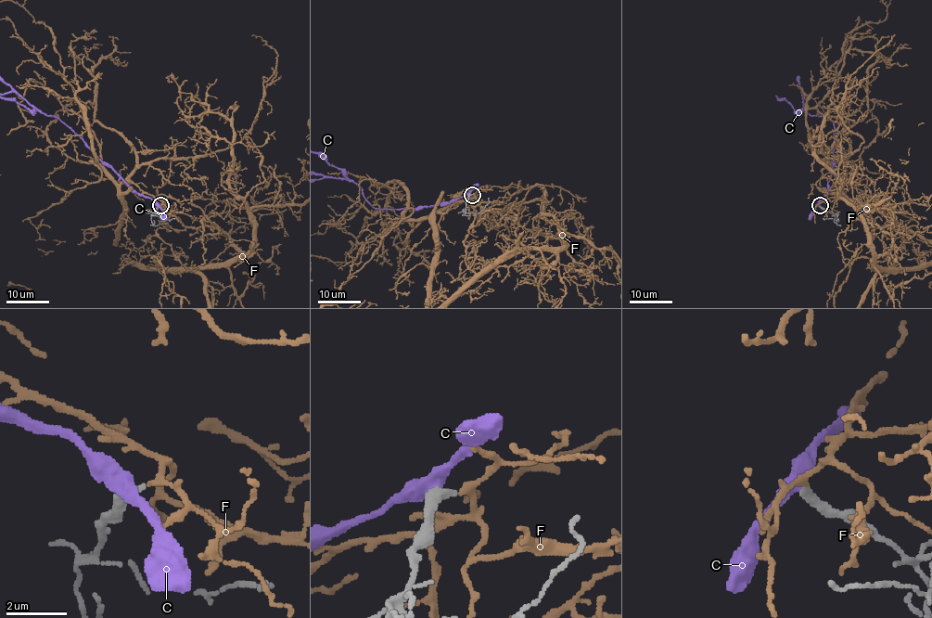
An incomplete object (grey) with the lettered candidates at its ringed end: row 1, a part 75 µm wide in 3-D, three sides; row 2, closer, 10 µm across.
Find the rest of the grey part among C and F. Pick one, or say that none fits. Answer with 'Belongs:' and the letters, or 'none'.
Belongs: F

